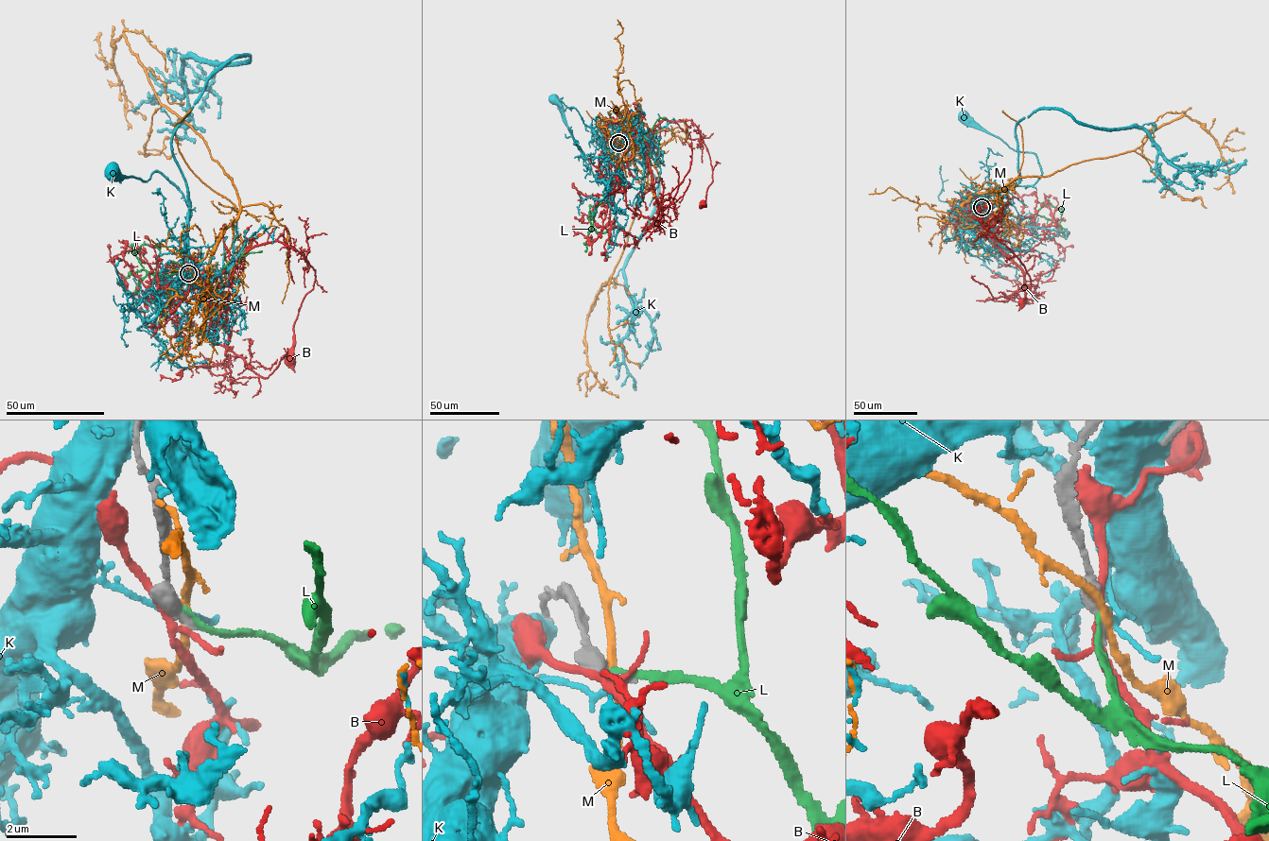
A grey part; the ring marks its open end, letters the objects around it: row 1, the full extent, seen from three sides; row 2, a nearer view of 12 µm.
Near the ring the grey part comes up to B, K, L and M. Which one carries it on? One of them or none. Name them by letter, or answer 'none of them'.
L

